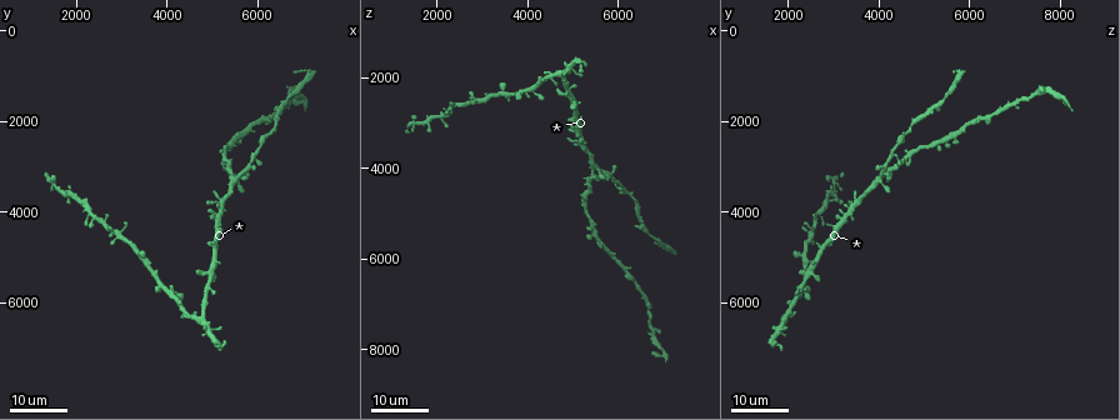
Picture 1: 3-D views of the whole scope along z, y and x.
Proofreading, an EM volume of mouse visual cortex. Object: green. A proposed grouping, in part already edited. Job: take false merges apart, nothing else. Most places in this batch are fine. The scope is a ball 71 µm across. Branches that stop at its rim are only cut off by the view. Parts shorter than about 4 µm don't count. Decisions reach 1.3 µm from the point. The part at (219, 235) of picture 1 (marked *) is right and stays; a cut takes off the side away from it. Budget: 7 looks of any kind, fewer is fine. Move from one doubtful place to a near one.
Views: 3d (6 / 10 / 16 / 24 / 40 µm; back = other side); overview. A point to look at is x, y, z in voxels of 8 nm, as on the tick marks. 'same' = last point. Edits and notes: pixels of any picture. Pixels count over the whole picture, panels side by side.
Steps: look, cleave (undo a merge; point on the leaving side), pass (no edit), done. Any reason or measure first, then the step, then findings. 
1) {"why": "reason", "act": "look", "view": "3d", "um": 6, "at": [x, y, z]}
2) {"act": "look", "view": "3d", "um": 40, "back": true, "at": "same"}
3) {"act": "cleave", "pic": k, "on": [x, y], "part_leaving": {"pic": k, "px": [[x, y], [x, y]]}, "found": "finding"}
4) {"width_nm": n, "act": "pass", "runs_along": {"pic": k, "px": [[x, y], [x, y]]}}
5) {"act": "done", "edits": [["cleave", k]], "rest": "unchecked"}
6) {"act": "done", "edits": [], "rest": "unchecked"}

{"why": "two arms in line, one across", "act": "look", "view": "3d", "um": 24, "at": [6200, 1900, 6250]}

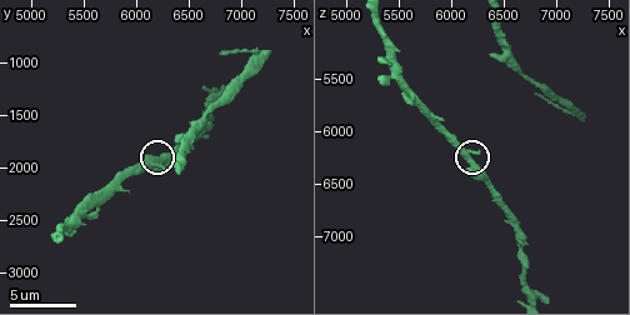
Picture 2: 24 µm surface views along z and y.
{"act": "look", "view": "3d", "um": 6, "at": [6180, 1940, 6240]}

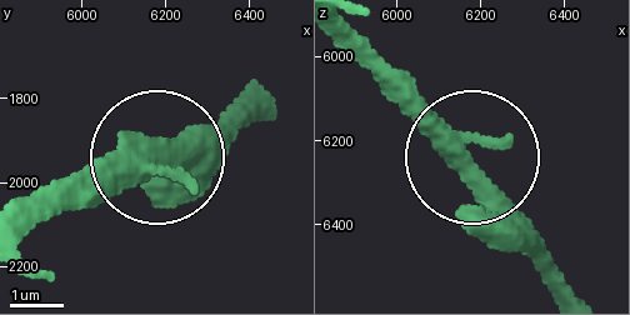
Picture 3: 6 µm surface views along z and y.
{"act": "pass", "runs_along": {"pic": 3, "px": [[23, 236], [161, 156], [198, 156], [233, 134]]}, "found": "continuous, no second neuron"}

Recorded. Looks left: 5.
{"why": "thin arm on a thick one", "act": "look", "view": "3d", "um": 16, "at": [7100, 900, 5700]}

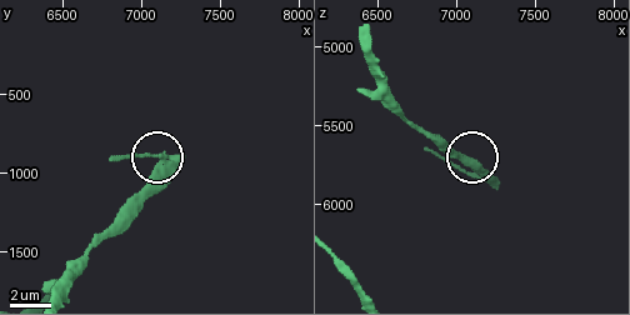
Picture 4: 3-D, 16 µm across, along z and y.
{"act": "look", "view": "3d", "um": 10, "at": "same"}

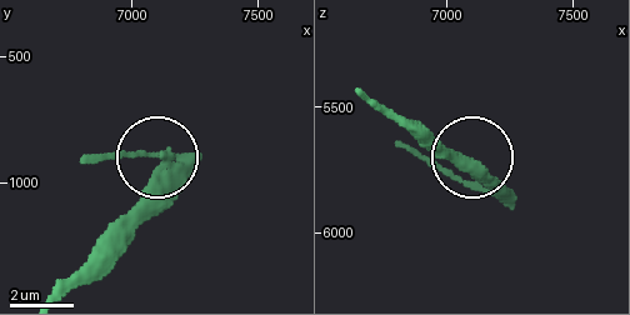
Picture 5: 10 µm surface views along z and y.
{"arms": 3, "act": "pass", "found": "one neuron here"}

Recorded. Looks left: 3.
{"why": "thick turns thin", "act": "look", "view": "3d", "um": 24, "at": [6200, 2300, 4550]}

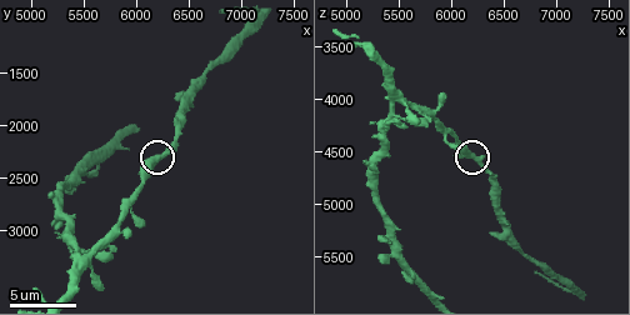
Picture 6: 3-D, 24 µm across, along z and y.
{"act": "look", "view": "3d", "um": 6, "at": [6200, 2300, 4540]}

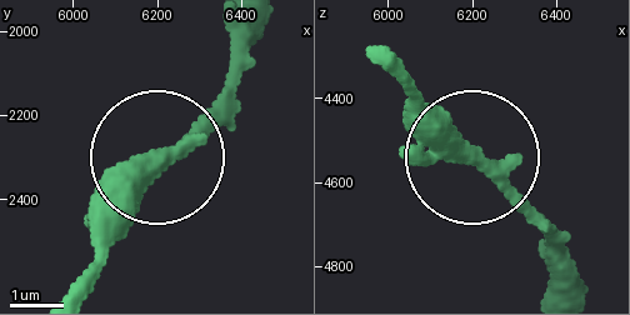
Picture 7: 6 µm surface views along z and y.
{"width_nm": 370, "act": "pass", "runs_along": {"pic": 7, "px": [[68, 288], [121, 193], [238, 76]]}, "found": "all the same neuron"}

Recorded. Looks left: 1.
{"act": "done", "edits": [], "rest": "unchecked"}

